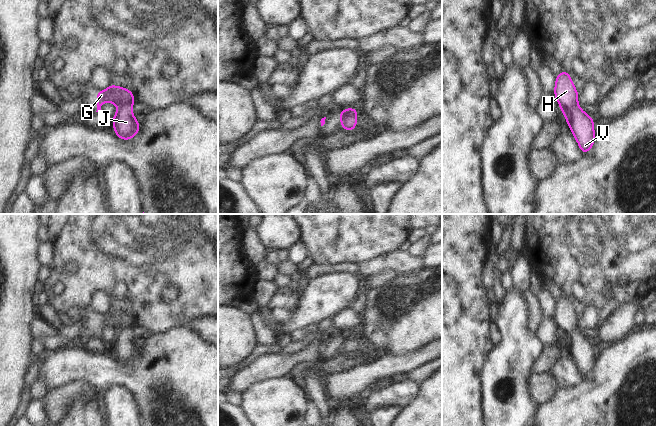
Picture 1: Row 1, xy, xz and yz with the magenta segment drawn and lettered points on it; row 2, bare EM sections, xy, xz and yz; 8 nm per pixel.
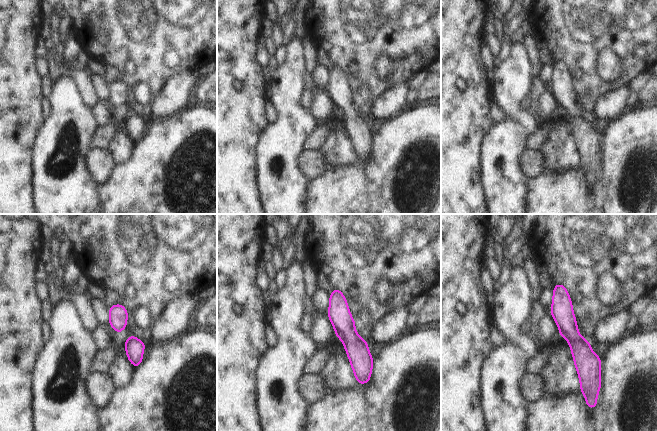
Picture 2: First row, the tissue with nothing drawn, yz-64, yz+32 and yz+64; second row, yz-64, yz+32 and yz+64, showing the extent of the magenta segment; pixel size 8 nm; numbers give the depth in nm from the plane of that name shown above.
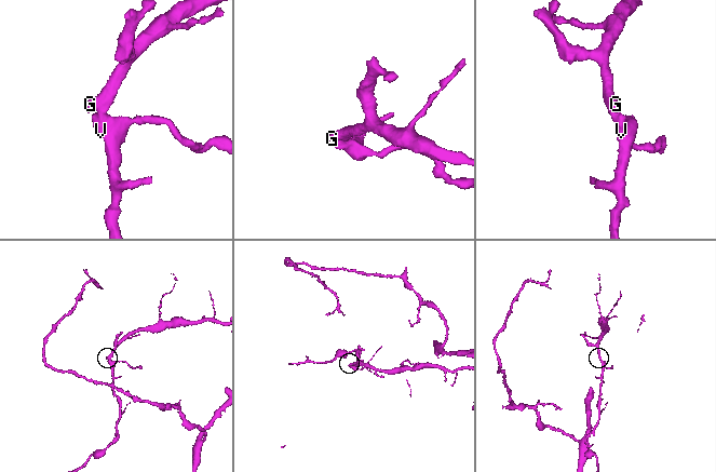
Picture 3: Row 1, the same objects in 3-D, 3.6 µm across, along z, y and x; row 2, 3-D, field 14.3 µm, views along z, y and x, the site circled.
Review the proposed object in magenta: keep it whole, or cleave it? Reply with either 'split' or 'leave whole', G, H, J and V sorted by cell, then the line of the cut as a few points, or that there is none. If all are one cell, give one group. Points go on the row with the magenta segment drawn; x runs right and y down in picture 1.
leave whole | G H J V | no cut

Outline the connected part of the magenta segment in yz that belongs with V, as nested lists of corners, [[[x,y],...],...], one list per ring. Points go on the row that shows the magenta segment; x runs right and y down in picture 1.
[[[566,70],[556,76],[554,95],[582,154],[589,152],[596,138],[594,118],[578,106],[578,92]]]

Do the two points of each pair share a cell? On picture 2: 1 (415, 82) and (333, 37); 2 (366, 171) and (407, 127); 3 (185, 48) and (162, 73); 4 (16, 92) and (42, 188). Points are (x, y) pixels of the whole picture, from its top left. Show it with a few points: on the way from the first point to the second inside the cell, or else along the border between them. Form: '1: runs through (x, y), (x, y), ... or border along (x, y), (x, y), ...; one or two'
1: border along (426, 68), (419, 71), (408, 82); two
2: runs through (377, 160), (399, 138); one
3: runs through (185, 57), (185, 62), (178, 69), (171, 72); one
4: border along (39, 131), (33, 145), (33, 178); two

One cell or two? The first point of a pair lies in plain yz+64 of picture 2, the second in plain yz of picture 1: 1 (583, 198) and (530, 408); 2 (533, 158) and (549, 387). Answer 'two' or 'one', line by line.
1: two
2: one

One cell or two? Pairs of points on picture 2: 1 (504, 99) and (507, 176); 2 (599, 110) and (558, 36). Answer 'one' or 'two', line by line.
1: one
2: two

